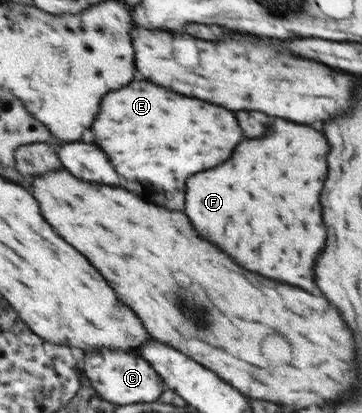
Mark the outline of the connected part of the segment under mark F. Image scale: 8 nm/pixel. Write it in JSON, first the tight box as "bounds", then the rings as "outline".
{"bounds":[184,118,328,294],"outline":[[[276,118],[268,134],[240,142],[240,150],[236,150],[224,166],[216,166],[200,176],[196,174],[196,178],[188,182],[188,210],[184,210],[184,214],[196,222],[196,230],[200,230],[204,238],[212,238],[212,242],[224,246],[240,266],[248,266],[248,270],[256,270],[280,282],[304,286],[304,290],[312,290],[312,294],[322,294],[314,284],[312,268],[326,240],[320,192],[328,174],[328,150],[324,134],[310,126]]]}

